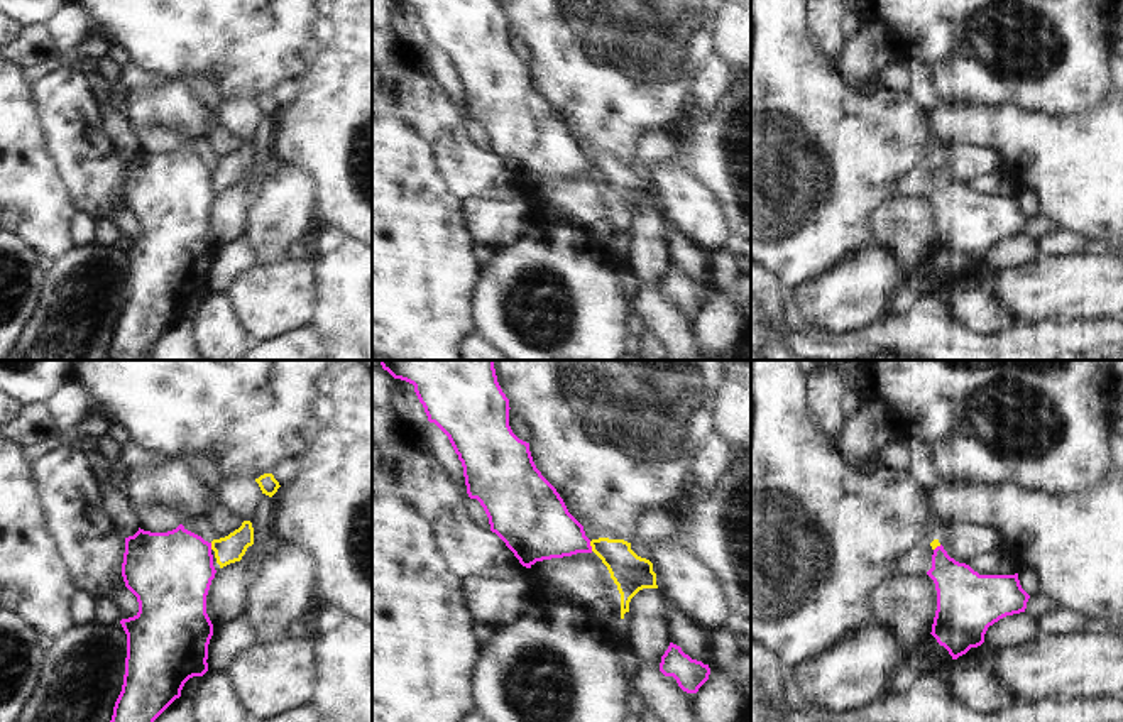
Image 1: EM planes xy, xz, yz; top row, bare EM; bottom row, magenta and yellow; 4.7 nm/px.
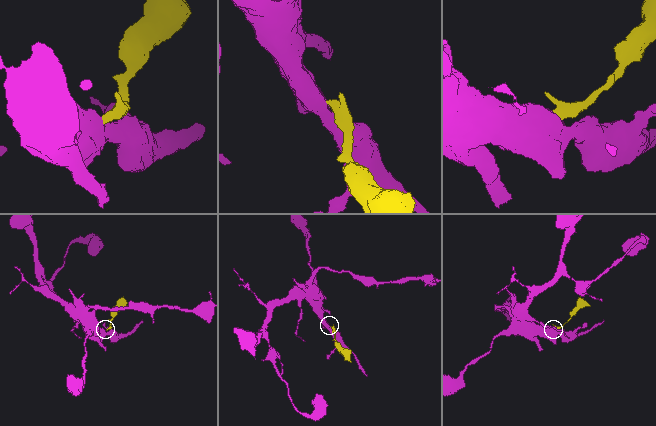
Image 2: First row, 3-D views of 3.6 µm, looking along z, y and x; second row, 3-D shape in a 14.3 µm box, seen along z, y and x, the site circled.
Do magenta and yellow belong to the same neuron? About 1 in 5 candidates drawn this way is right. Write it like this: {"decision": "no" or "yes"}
{"decision": "no"}

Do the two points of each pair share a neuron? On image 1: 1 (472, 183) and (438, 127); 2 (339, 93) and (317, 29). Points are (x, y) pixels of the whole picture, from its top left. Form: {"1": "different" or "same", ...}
{"1": "same", "2": "different"}

